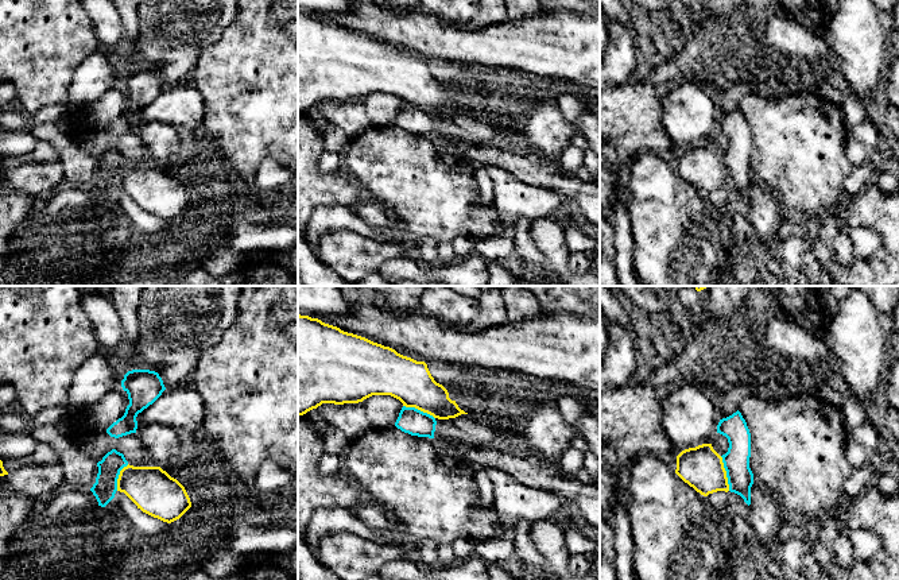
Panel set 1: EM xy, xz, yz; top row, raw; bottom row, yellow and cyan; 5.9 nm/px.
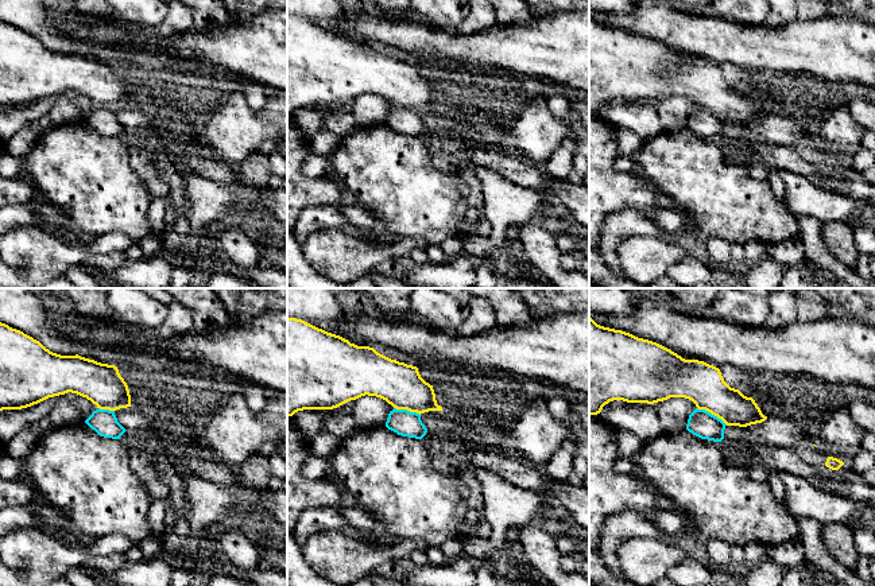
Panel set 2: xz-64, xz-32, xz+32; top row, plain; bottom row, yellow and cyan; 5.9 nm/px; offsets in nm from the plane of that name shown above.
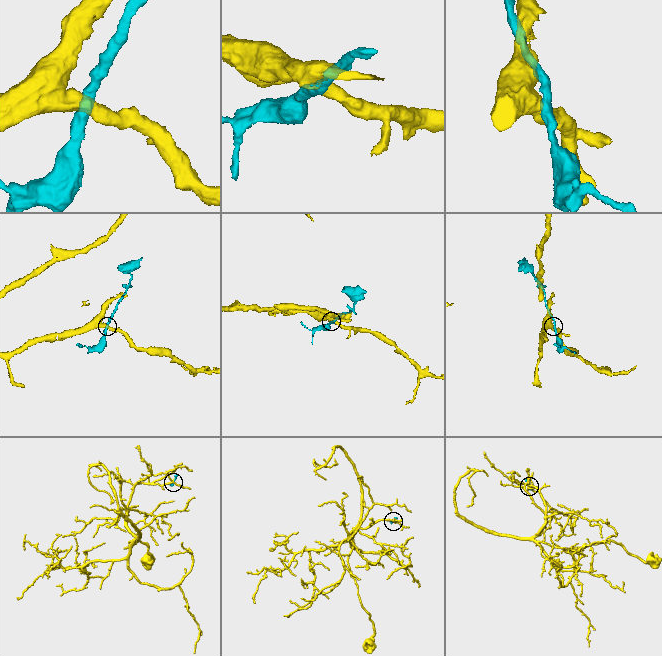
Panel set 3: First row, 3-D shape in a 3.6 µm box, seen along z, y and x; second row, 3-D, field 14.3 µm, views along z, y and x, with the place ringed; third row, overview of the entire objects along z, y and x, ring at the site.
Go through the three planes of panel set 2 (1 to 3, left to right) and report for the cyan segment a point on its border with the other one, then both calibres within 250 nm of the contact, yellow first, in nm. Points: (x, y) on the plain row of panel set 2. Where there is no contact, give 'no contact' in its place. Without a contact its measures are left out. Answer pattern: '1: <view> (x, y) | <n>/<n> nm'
1: xz-64 (107, 107) | 240/160 nm
2: xz-32 (407, 108) | 260/150 nm
3: xz+32 (712, 112) | 240/160 nm

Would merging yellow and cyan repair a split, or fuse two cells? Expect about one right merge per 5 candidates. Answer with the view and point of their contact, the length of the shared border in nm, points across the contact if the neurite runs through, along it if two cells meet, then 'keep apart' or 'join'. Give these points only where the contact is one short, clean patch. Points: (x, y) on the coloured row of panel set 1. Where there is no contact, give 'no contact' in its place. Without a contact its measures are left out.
contact yz (725, 474); length 220 nm; border yz (720, 456), (729, 490); keep apart

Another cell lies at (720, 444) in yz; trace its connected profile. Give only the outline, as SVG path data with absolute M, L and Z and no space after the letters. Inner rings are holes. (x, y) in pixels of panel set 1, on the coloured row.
M716 433L712 440L712 446L720 456L722 456L728 452L729 448L728 438L720 433Z

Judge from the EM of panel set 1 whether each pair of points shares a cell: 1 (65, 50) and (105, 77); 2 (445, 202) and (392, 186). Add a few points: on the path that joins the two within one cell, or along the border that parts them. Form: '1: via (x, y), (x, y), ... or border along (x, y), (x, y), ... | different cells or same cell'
1: border along (100, 49), (90, 53), (81, 62), (68, 89) | different cells
2: via (431, 198), (415, 186), (406, 186) | same cell

